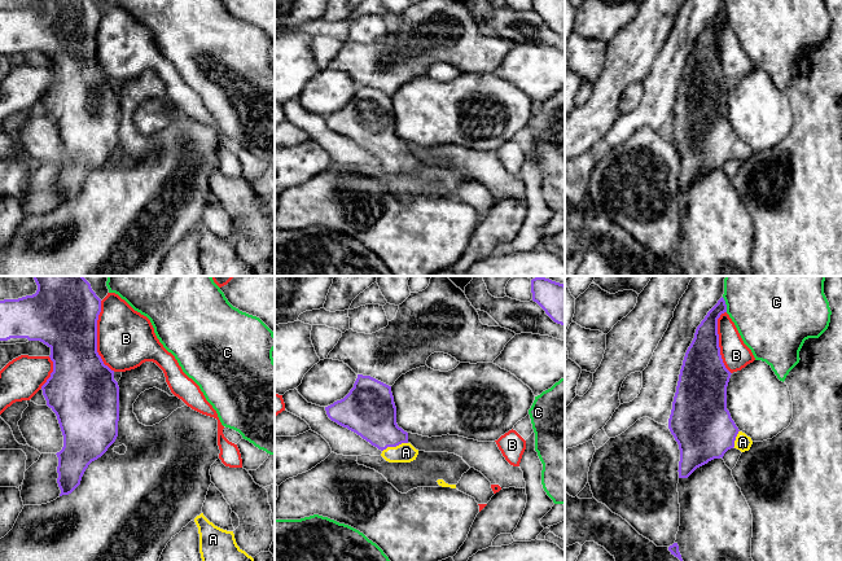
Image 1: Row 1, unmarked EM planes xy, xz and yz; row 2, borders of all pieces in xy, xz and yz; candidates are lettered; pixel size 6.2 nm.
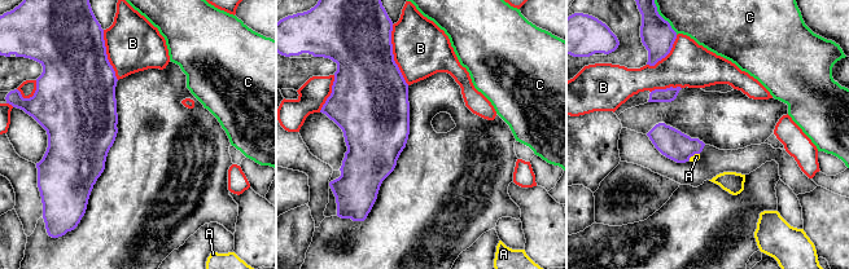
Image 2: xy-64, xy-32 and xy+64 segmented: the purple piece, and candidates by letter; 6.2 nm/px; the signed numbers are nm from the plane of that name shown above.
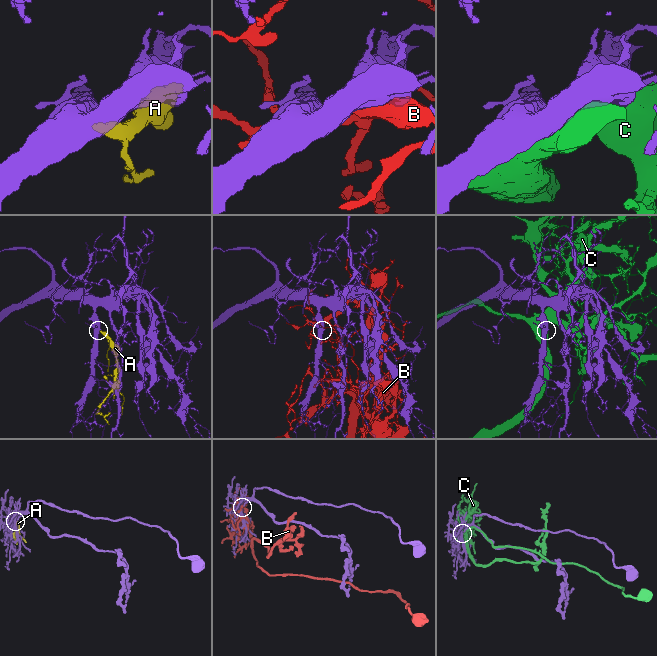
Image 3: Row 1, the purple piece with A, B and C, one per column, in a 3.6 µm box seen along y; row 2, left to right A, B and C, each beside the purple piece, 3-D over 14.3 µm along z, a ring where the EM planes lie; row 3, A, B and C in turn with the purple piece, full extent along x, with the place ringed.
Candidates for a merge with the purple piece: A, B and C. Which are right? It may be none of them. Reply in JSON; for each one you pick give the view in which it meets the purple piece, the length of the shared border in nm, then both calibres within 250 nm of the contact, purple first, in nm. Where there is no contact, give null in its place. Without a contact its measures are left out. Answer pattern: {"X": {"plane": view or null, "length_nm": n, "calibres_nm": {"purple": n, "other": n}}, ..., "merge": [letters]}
{"A": {"plane": "xz", "length_nm": 170, "calibres_nm": {"purple": 300, "other": 120}}, "merge": ["A"]}

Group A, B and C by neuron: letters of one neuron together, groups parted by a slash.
A / B / C

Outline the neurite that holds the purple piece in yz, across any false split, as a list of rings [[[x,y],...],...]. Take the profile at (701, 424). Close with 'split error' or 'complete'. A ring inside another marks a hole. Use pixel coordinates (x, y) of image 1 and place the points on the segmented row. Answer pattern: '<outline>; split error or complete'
[[[722,297],[697,326],[679,374],[668,429],[679,444],[679,478],[688,478],[697,468],[714,459],[723,459],[731,448],[749,451],[753,441],[740,431],[727,409],[727,386],[731,372],[725,368],[719,347],[718,319],[727,312]]]; split error

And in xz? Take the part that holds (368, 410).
[[[358,374],[354,387],[341,400],[325,407],[328,417],[356,433],[382,451],[389,463],[411,463],[418,450],[408,442],[408,433],[396,424],[391,386]]]; split error

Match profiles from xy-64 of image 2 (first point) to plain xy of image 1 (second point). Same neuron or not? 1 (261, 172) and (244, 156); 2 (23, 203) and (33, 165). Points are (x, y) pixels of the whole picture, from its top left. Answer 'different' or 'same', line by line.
1: same
2: same

